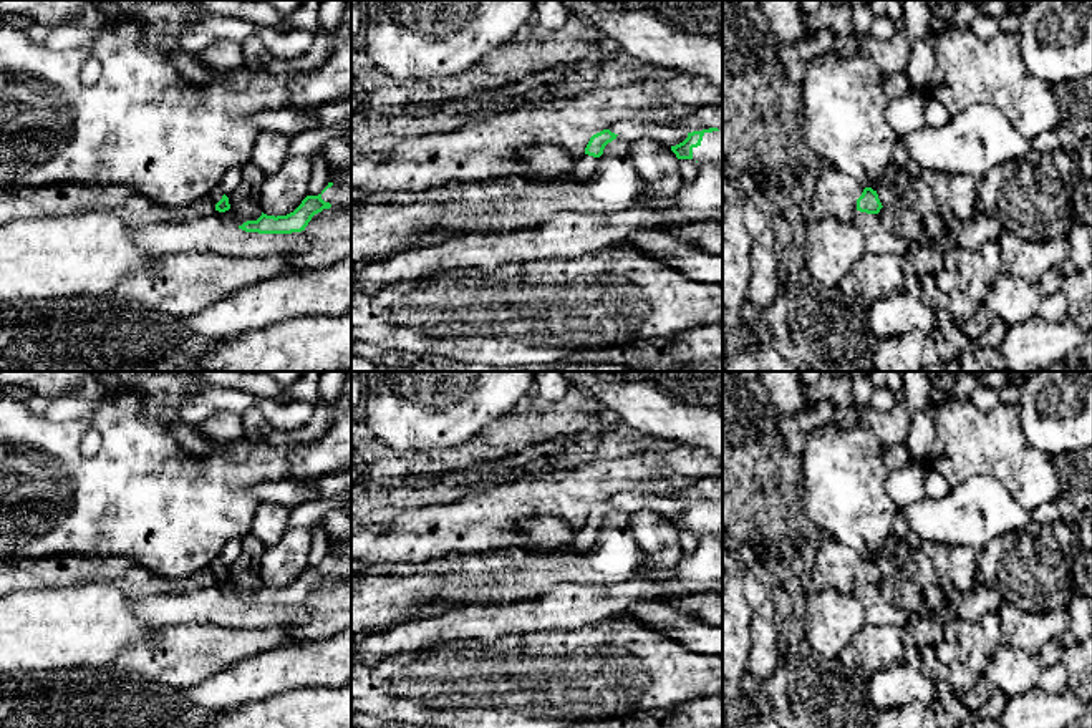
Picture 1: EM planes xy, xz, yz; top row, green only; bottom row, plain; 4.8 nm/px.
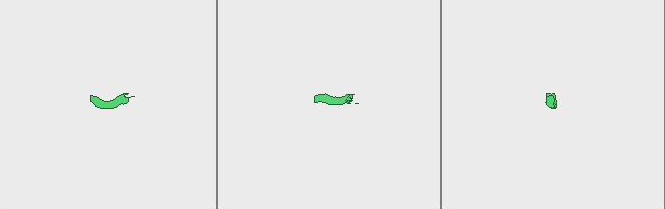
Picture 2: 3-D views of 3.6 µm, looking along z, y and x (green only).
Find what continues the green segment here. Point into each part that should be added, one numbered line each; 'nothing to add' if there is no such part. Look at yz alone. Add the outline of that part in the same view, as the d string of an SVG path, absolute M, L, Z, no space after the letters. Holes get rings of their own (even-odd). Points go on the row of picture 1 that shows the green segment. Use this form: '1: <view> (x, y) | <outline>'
1: yz (900, 183) | M906 169L898 171L890 186L877 191L882 206L898 201L906 192L910 182L911 177L908 176Z

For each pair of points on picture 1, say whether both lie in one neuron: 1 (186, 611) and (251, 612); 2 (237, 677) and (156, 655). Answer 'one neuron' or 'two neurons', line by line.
1: one neuron
2: two neurons

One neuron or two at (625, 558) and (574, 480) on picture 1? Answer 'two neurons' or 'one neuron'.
two neurons

